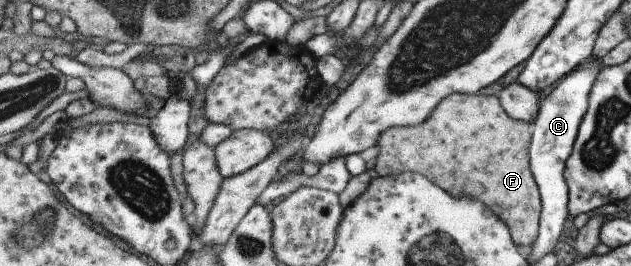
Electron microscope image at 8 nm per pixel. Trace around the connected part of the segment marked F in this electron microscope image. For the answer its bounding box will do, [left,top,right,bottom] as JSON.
[375,94,544,248]

